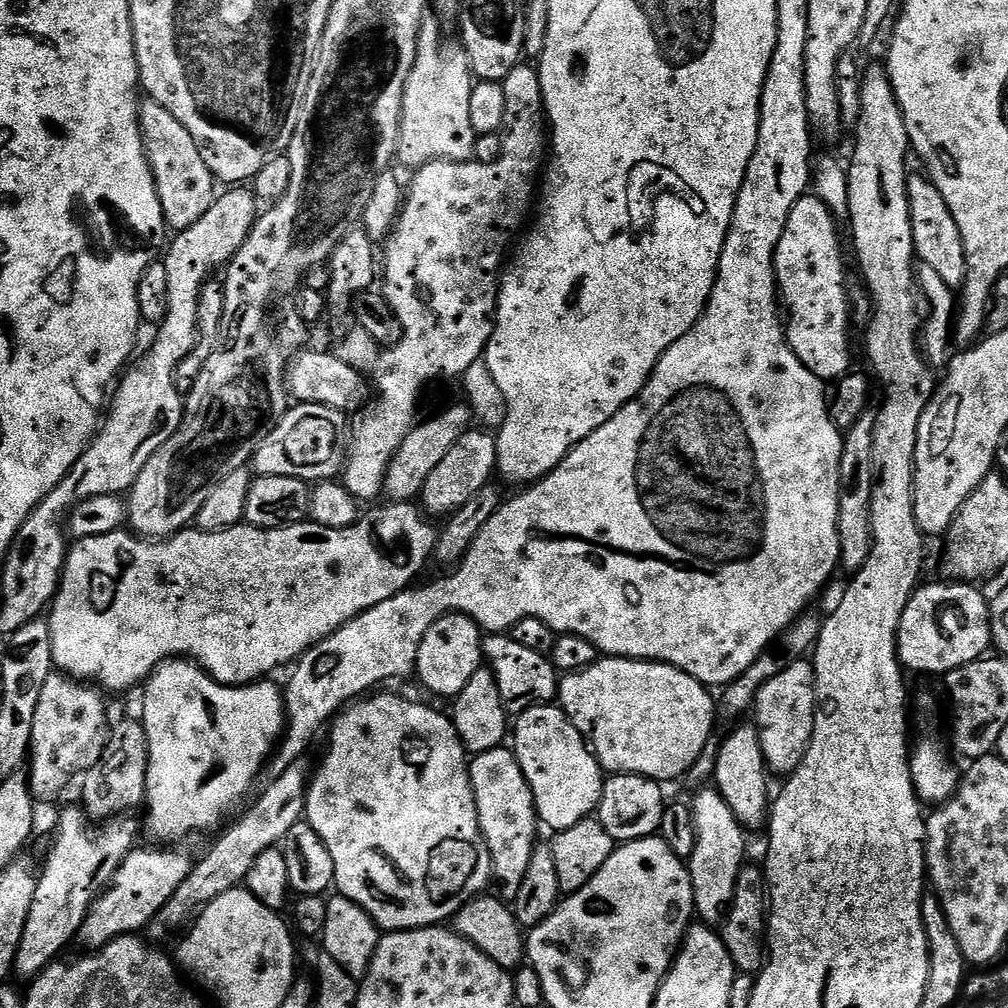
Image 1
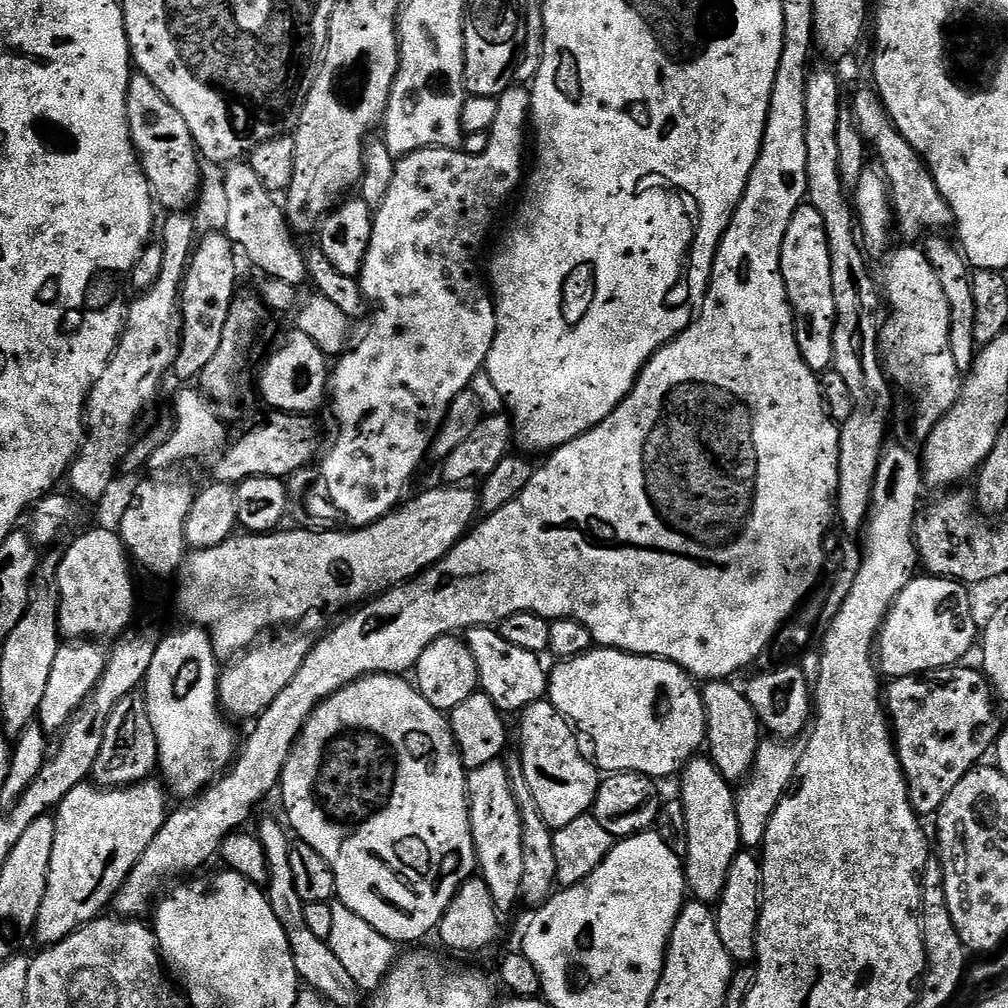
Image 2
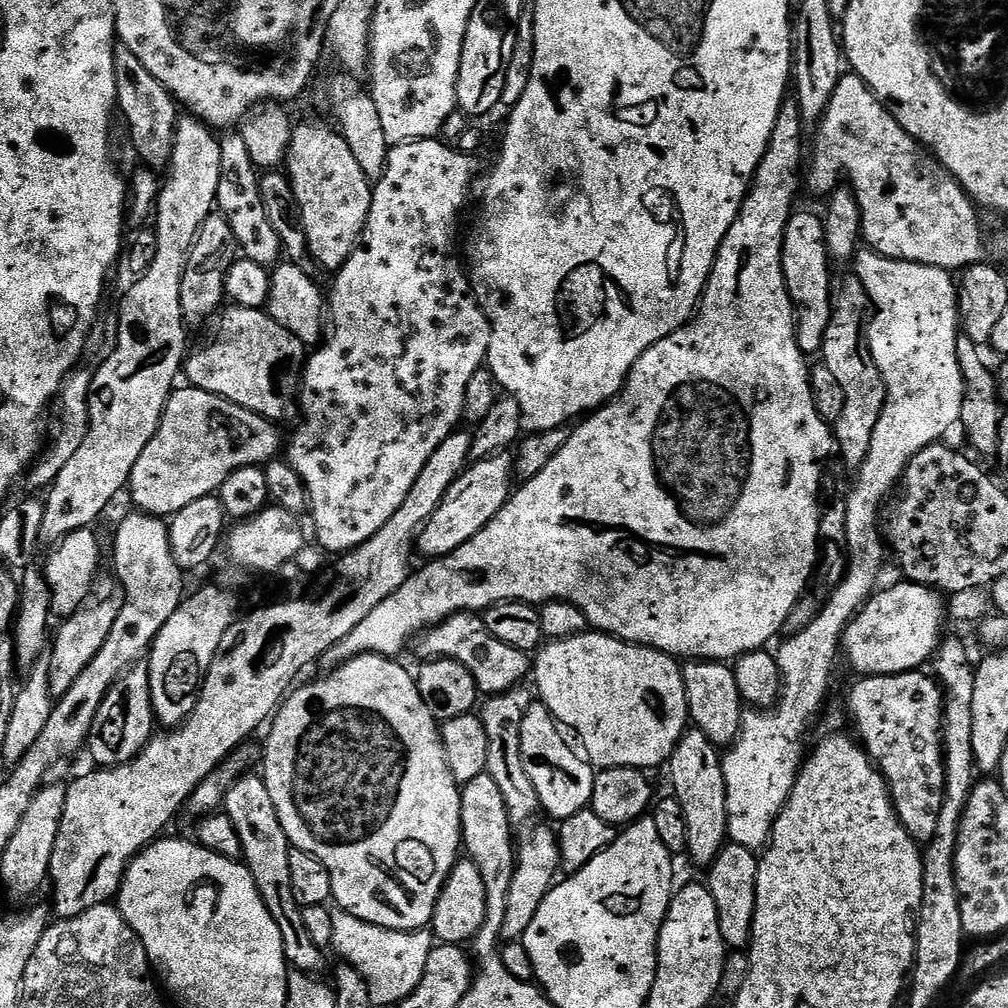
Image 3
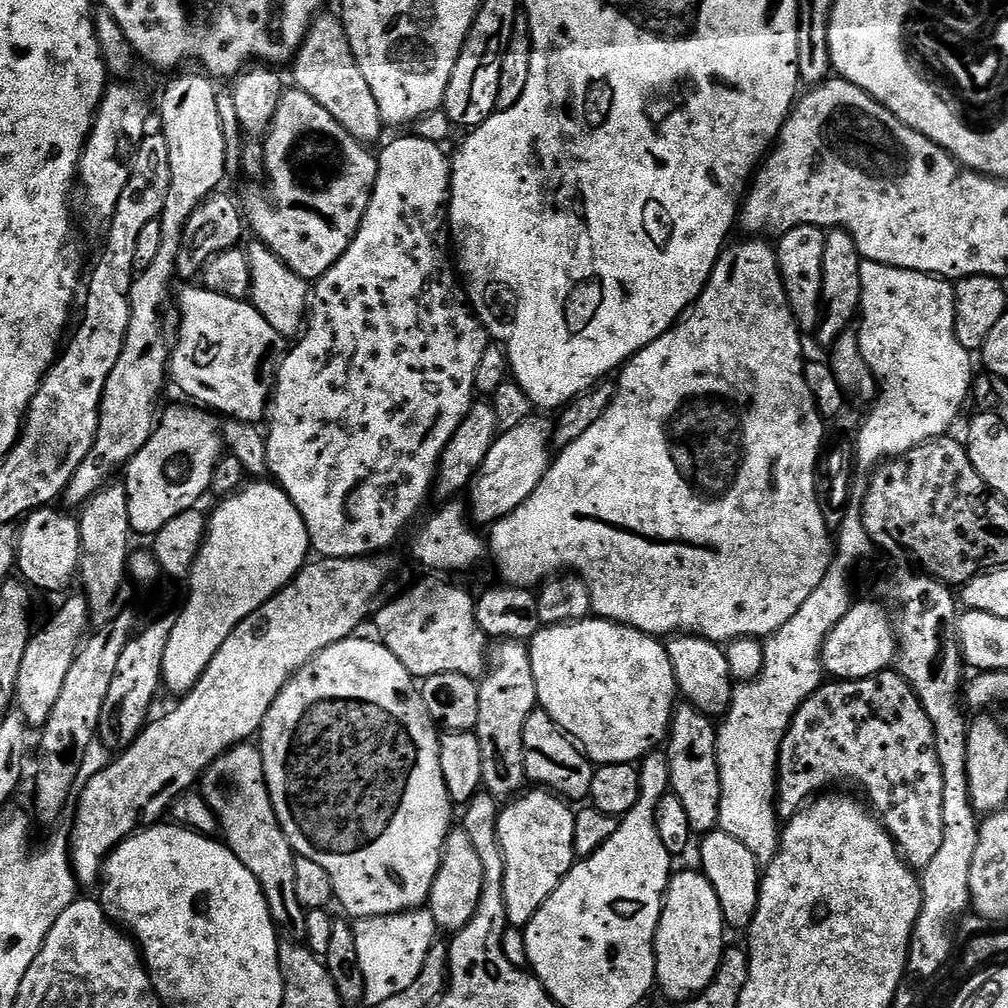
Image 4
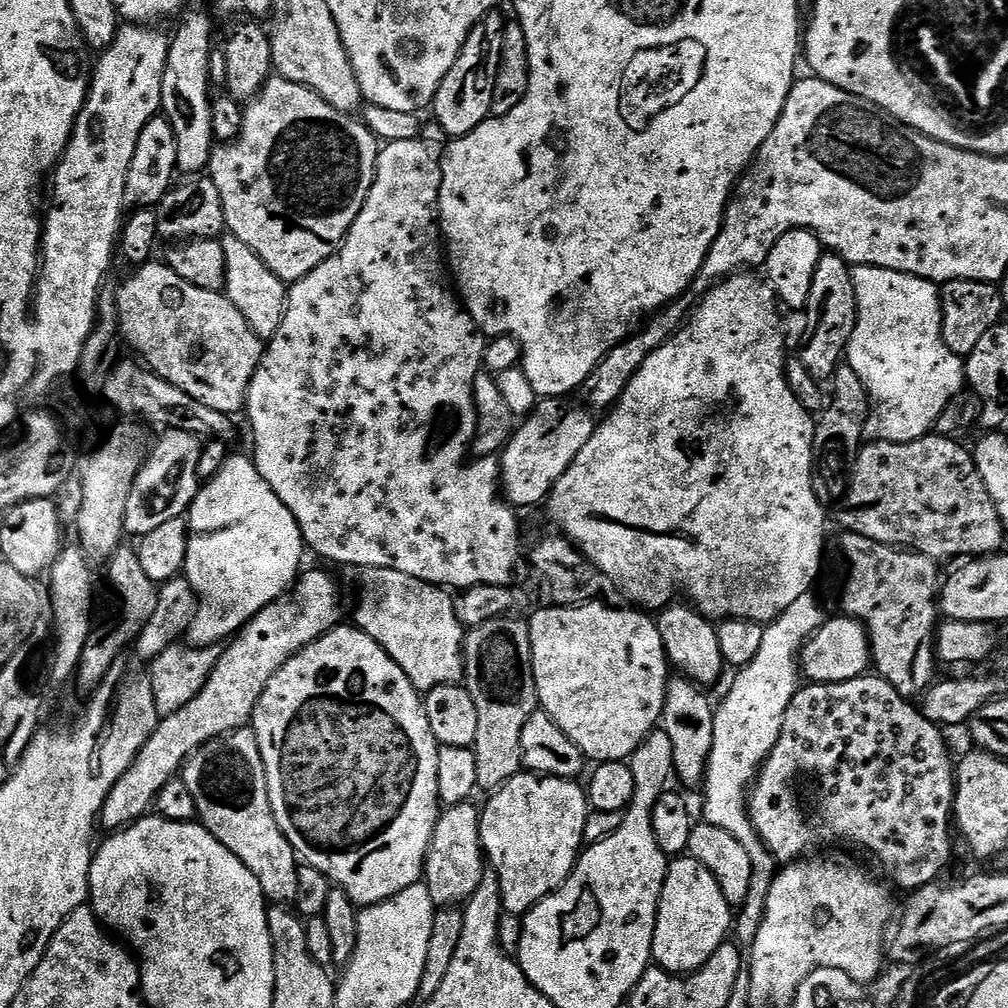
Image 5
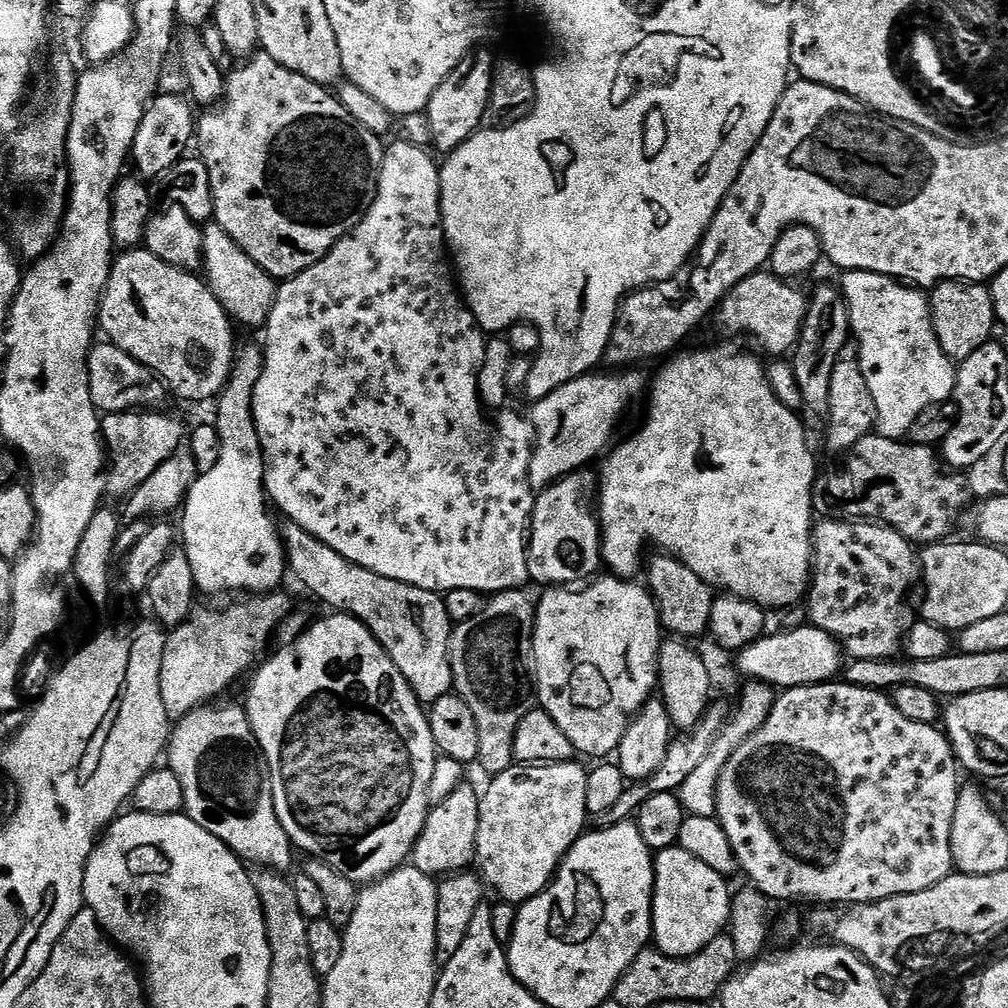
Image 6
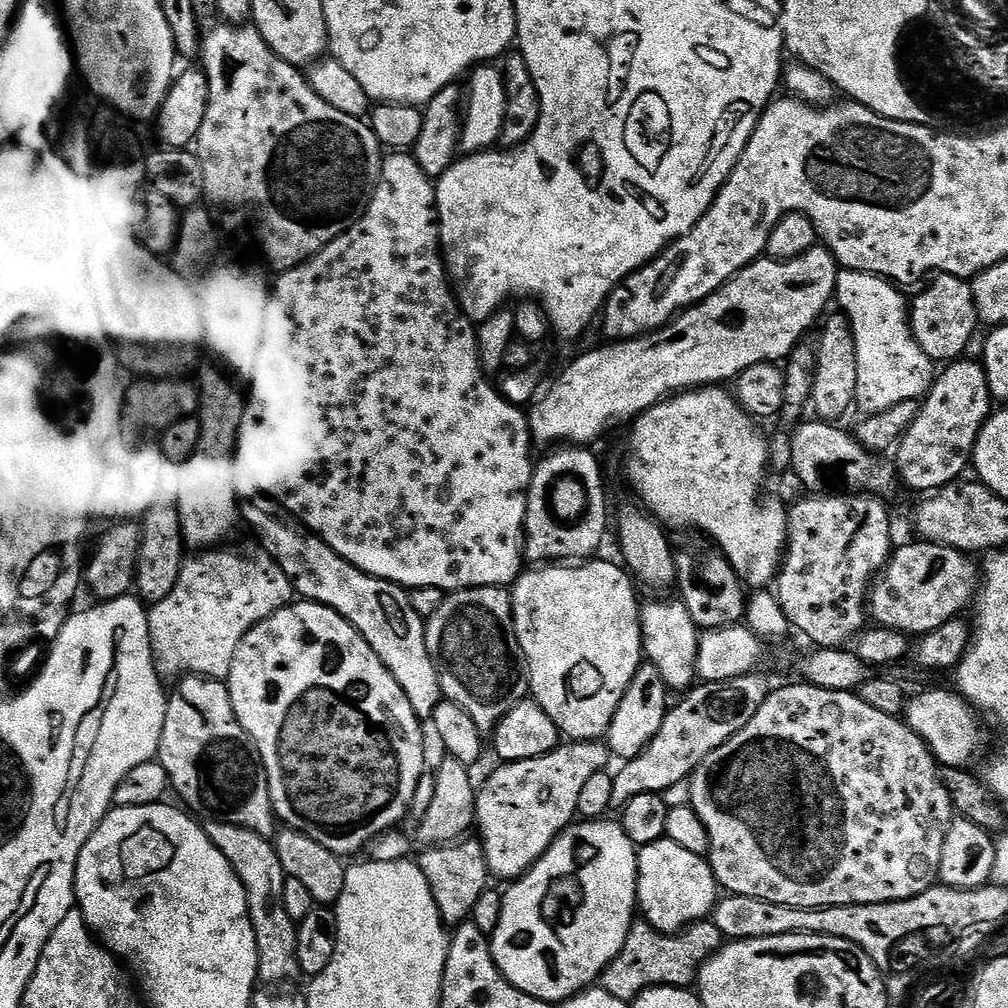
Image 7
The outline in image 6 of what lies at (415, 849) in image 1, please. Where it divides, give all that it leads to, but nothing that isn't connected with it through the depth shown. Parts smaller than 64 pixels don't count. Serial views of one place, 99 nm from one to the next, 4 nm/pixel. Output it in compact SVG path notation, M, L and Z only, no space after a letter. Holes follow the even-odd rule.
M328 614L325 620L309 623L308 627L304 629L303 634L299 638L285 643L284 648L280 648L256 673L252 676L252 681L248 684L248 704L246 703L246 711L248 713L248 720L252 723L252 732L256 736L256 741L260 744L261 750L264 751L264 761L268 763L268 776L272 780L272 793L274 794L274 810L278 814L278 822L282 822L282 826L286 830L286 834L291 838L293 845L297 849L300 848L305 852L305 857L313 860L321 860L326 862L326 866L334 866L334 870L338 870L338 874L342 874L346 878L350 878L350 882L357 886L367 886L373 884L375 880L381 880L383 876L388 876L391 872L396 871L411 857L412 848L416 844L416 840L422 834L424 823L428 817L428 787L430 786L430 774L434 774L434 762L437 758L436 743L434 742L434 734L428 725L428 713L425 705L420 703L420 700L414 694L414 690L406 682L404 675L398 670L398 666L394 666L394 662L389 658L382 645L377 642L376 637L372 635L372 631L355 616L351 614Z

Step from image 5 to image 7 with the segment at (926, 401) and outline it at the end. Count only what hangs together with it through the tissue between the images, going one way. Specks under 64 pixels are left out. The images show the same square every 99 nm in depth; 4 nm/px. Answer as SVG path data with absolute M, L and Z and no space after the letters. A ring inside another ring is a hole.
M839 269L836 300L851 322L857 344L858 388L856 401L861 413L885 412L906 402L919 401L932 390L937 365L912 337L908 300L891 281L868 272Z

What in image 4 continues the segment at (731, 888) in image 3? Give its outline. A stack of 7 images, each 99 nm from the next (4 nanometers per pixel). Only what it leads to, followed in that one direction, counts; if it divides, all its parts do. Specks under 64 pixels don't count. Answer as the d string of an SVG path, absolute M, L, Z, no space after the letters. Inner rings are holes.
M713 830L703 833L700 844L700 864L704 877L714 886L714 894L718 894L718 906L722 906L722 918L729 929L746 930L754 922L754 914L760 901L760 881L762 866L757 863L754 854L738 842L738 838L730 838L730 834Z

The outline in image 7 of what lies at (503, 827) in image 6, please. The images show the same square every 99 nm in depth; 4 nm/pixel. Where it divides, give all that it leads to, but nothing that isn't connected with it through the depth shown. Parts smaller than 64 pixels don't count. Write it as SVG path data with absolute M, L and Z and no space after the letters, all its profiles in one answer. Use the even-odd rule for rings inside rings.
M577 740L575 742L561 743L560 747L556 748L550 754L542 754L538 758L526 758L525 760L513 760L511 762L501 763L501 768L496 768L488 776L488 781L483 785L479 785L476 793L476 823L475 827L480 828L478 839L484 846L484 853L486 854L486 862L488 863L488 871L493 877L496 876L503 882L511 882L519 880L521 876L525 876L532 869L538 861L542 858L542 854L546 854L546 850L553 842L560 837L560 833L577 819L578 813L576 807L578 806L578 797L582 794L582 786L586 786L586 781L594 774L605 771L609 767L608 756L610 752L603 743L595 740Z

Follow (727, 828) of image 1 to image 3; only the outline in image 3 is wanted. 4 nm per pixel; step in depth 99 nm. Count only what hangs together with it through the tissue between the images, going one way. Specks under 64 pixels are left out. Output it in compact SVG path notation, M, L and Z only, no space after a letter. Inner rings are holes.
M699 730L685 731L684 737L678 742L670 761L672 768L672 788L671 791L676 797L676 801L682 806L682 814L686 814L686 838L688 839L687 855L692 856L696 864L710 866L716 861L716 856L724 849L724 845L729 843L728 819L726 818L726 778L724 777L724 762L722 752L717 745L706 738Z

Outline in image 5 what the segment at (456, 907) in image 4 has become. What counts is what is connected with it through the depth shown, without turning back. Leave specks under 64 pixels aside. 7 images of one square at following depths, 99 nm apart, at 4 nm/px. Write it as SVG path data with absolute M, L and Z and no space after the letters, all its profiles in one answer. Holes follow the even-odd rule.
M475 803L449 804L441 811L436 820L432 841L428 847L428 856L424 860L423 883L430 890L430 898L437 909L463 905L478 890L486 871L484 847L480 845L480 808Z

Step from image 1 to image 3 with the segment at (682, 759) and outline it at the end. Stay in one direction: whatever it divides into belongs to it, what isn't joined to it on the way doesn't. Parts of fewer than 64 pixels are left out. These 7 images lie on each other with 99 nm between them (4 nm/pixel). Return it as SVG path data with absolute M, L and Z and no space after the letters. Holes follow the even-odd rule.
M595 630L586 631L574 638L553 640L545 643L535 653L534 680L535 676L534 688L539 703L547 706L554 719L565 729L573 728L580 735L579 747L588 763L596 770L649 770L659 764L667 765L690 724L681 665L664 652L646 648L643 644L628 644L616 636L605 636L603 632Z

